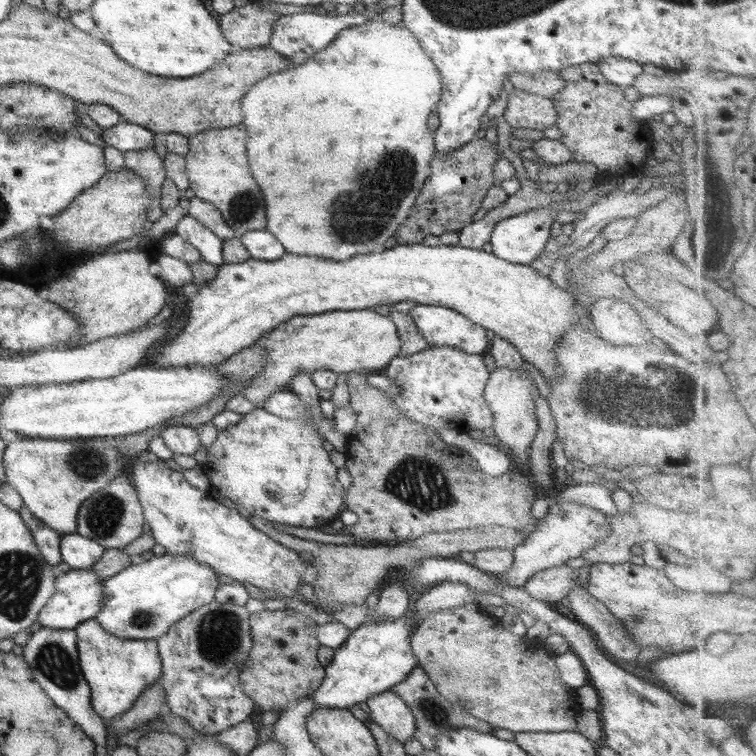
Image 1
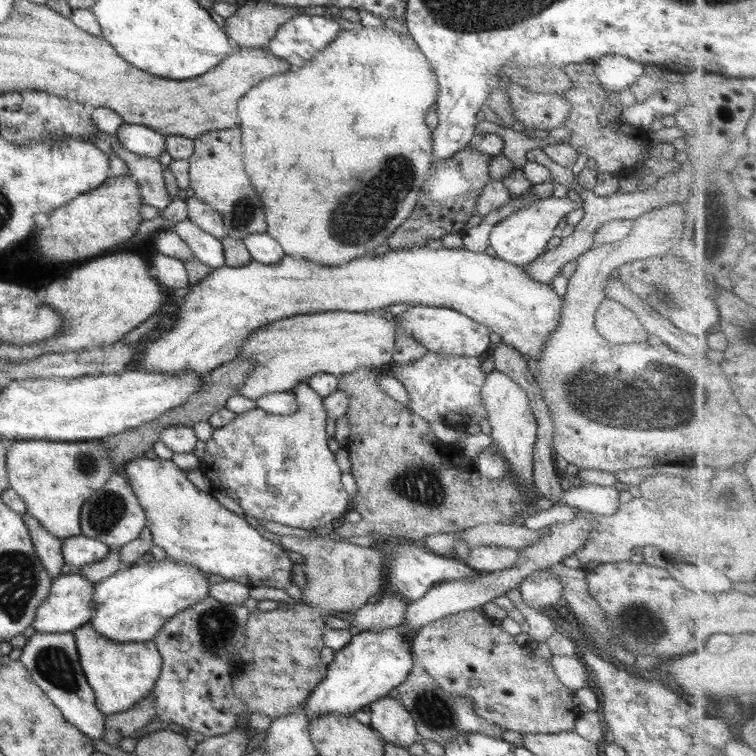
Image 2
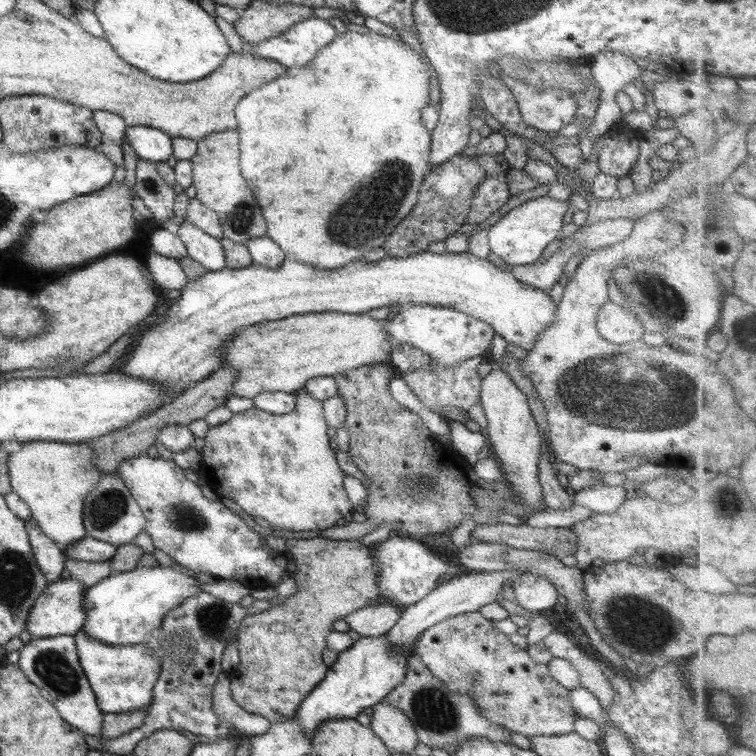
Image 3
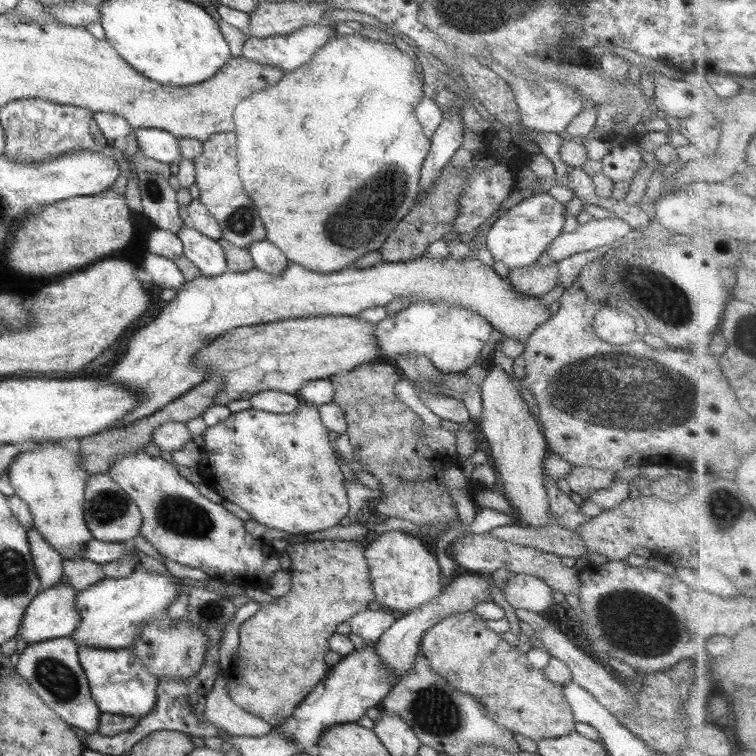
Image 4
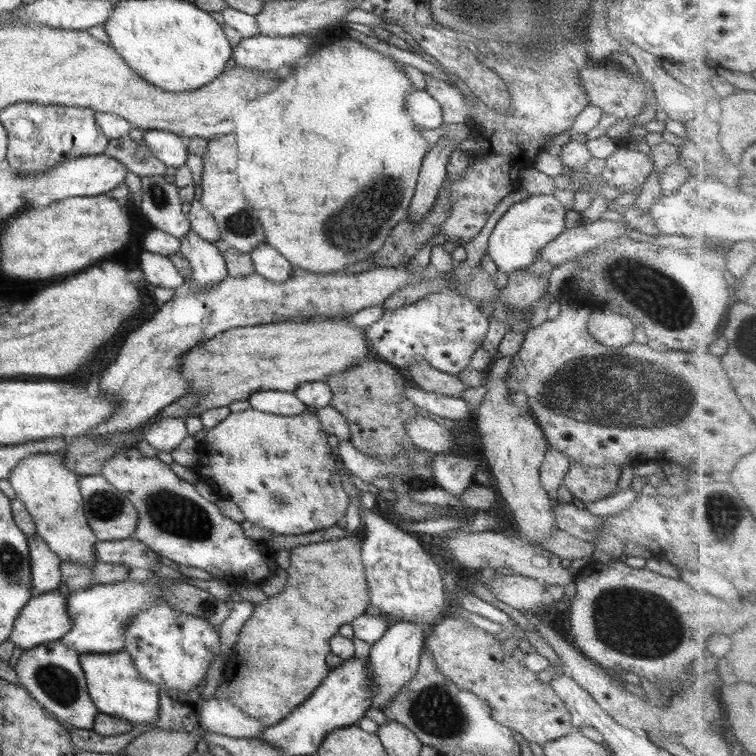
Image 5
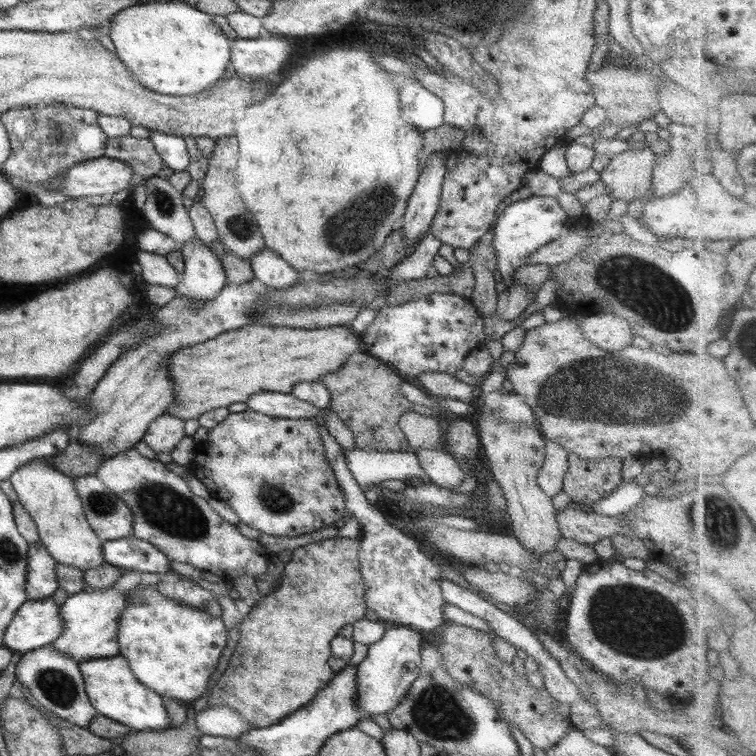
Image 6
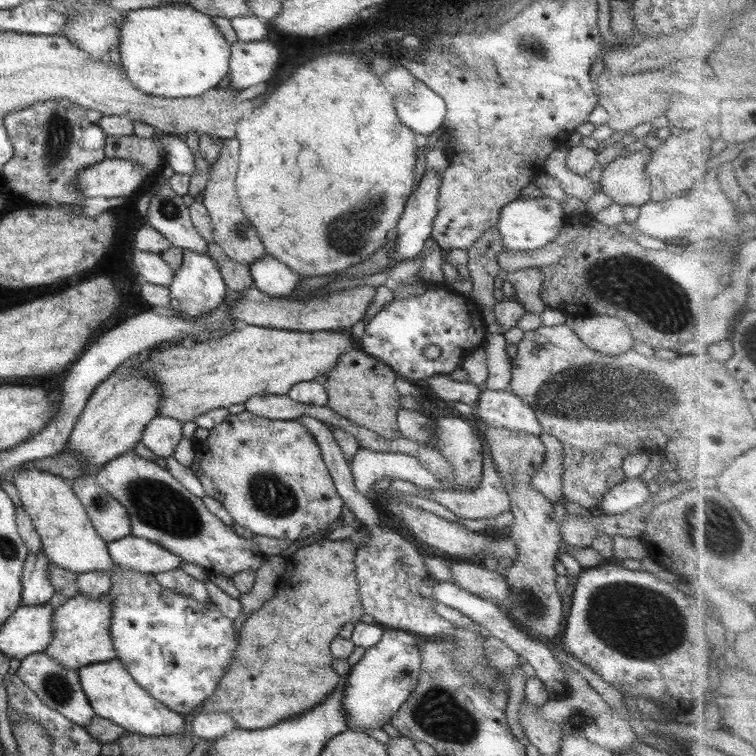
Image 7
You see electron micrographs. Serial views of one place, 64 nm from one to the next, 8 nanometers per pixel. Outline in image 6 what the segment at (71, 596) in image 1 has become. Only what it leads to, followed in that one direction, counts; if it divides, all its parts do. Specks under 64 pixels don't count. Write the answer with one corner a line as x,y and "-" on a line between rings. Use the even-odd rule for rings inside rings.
52,597
24,602
5,630
3,645
23,655
53,644
63,631
60,607

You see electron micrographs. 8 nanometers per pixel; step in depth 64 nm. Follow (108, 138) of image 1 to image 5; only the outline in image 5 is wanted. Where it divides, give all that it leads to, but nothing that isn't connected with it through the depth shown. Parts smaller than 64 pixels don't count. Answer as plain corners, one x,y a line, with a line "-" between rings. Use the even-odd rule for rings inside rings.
145,129
143,141
149,148
149,152
166,166
180,168
189,155
184,138
168,131

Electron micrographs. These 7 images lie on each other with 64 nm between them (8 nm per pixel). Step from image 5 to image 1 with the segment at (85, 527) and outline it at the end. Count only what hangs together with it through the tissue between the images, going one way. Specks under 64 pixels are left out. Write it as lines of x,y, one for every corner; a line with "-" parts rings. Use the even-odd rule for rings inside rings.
24,437
9,443
4,451
7,484
20,494
32,515
54,532
76,534
80,505
116,476
127,473
130,460
120,458
116,444
108,437
65,441

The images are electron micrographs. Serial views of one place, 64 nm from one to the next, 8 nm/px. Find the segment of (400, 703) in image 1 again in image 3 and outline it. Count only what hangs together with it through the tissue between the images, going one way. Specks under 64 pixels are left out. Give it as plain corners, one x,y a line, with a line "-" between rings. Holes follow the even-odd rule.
382,701
371,706
370,729
381,738
391,752
410,754
419,743
411,719
404,712

